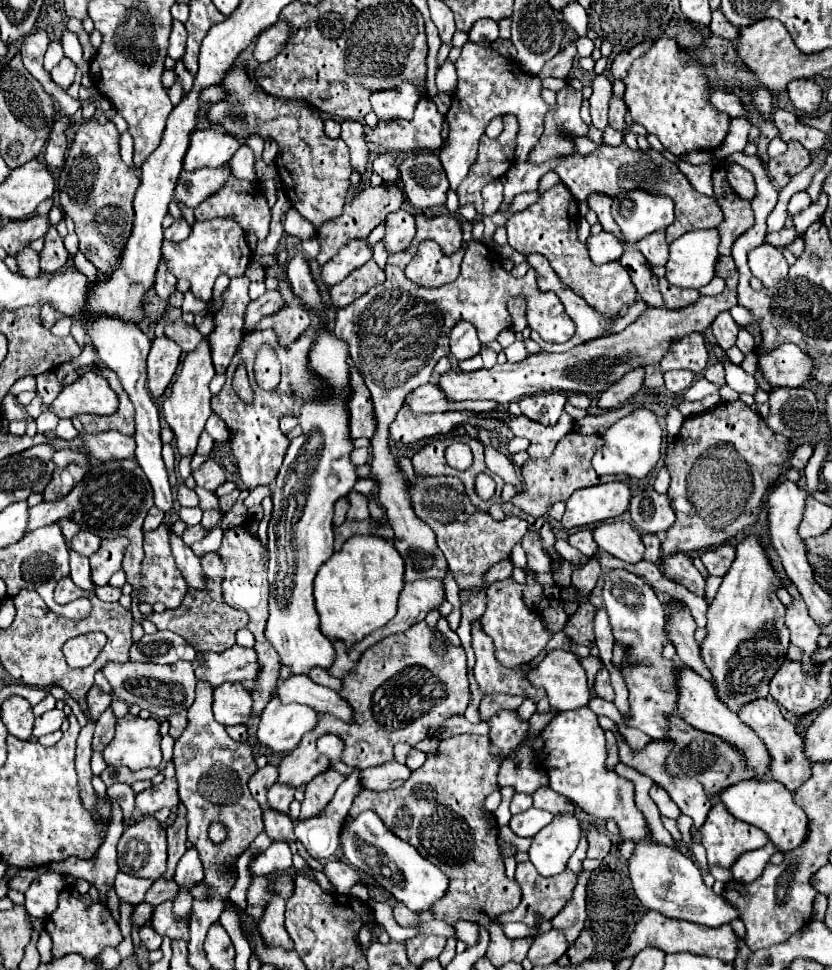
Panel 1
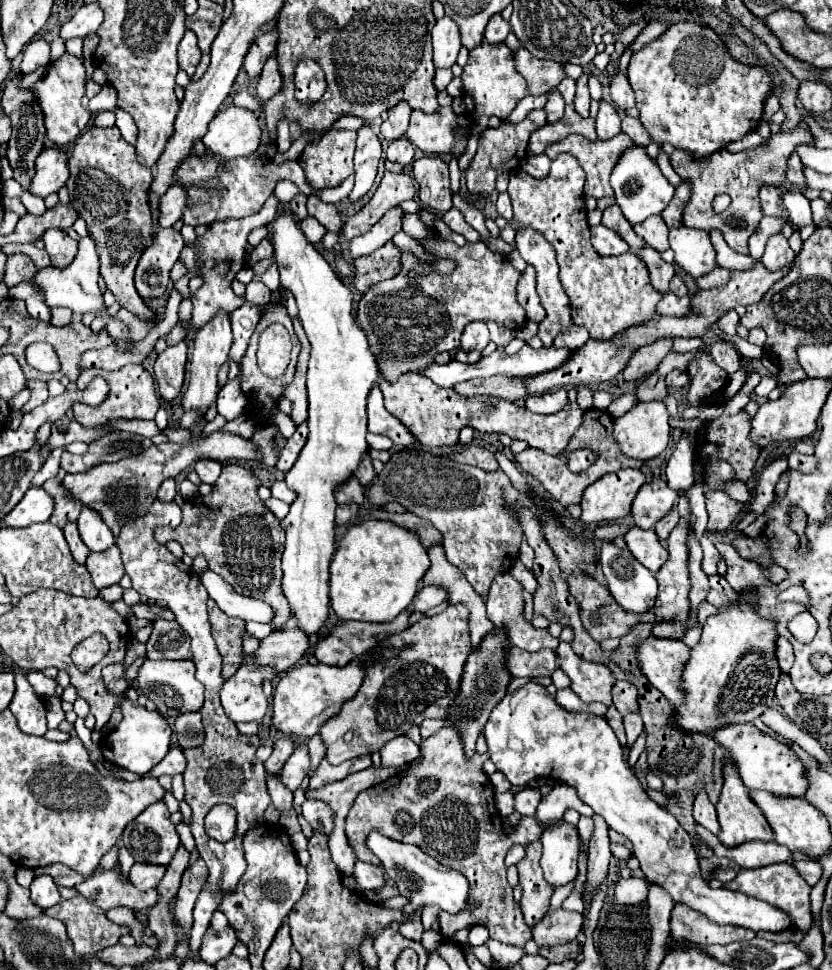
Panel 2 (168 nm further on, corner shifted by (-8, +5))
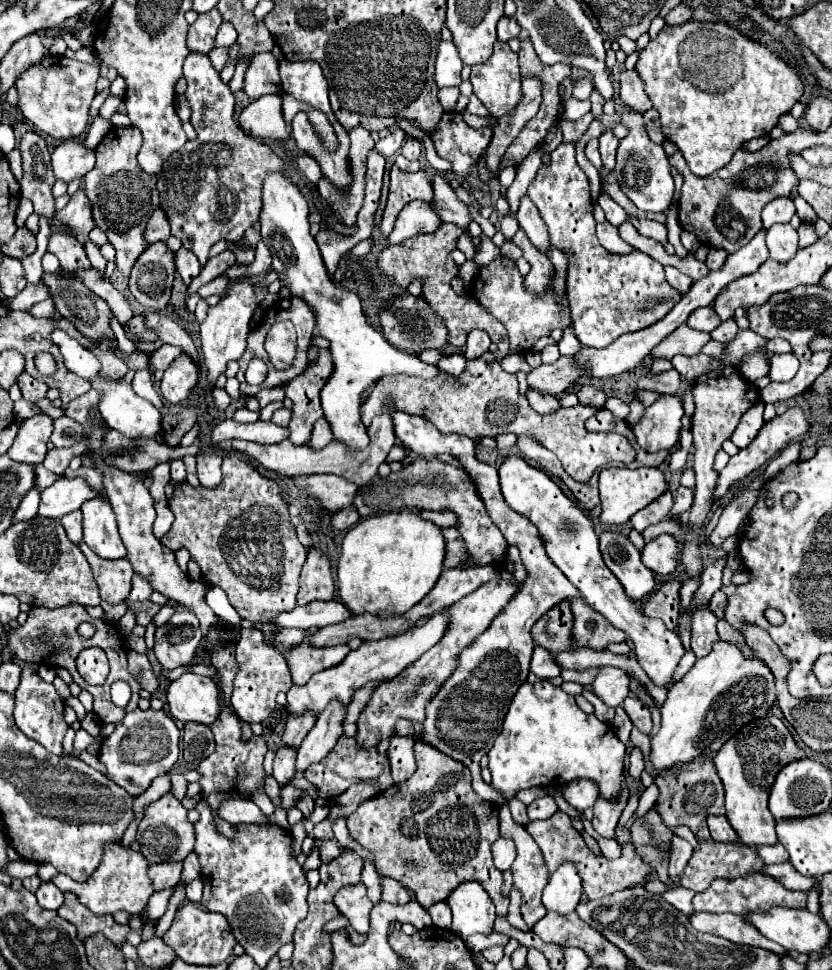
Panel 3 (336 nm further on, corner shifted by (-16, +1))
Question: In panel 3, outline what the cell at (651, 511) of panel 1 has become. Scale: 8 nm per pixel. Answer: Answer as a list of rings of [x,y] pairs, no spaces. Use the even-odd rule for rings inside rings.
[[[666,492],[662,494],[660,498],[656,498],[652,504],[648,504],[646,508],[642,508],[640,512],[636,512],[630,522],[632,522],[632,528],[638,530],[638,532],[644,532],[648,526],[652,524],[658,524],[660,520],[664,520],[672,508],[672,494]]]

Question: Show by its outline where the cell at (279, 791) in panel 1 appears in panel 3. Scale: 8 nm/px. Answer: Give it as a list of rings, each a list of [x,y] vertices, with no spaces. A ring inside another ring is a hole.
[[[332,700],[328,708],[318,716],[314,728],[304,738],[304,742],[298,748],[298,760],[296,760],[296,772],[302,774],[310,764],[322,760],[336,744],[336,740],[342,736],[342,722],[346,716],[344,704],[340,700]]]

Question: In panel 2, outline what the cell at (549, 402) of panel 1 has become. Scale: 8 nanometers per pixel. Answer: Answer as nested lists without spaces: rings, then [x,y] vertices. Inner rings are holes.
[[[564,388],[532,394],[526,398],[526,408],[534,414],[556,414],[568,404],[568,394]]]

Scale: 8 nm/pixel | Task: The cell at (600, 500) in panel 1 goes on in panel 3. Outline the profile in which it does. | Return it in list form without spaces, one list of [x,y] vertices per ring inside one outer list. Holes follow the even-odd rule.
[[[604,468],[600,472],[600,500],[602,500],[602,516],[604,524],[624,524],[632,514],[654,502],[668,490],[666,478],[658,468]]]

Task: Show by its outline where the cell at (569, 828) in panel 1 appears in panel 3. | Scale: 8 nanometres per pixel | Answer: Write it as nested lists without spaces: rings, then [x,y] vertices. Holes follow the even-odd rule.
[[[566,862],[550,876],[542,894],[542,904],[548,912],[566,916],[578,906],[580,896],[582,896],[582,882],[576,872],[576,866]]]

